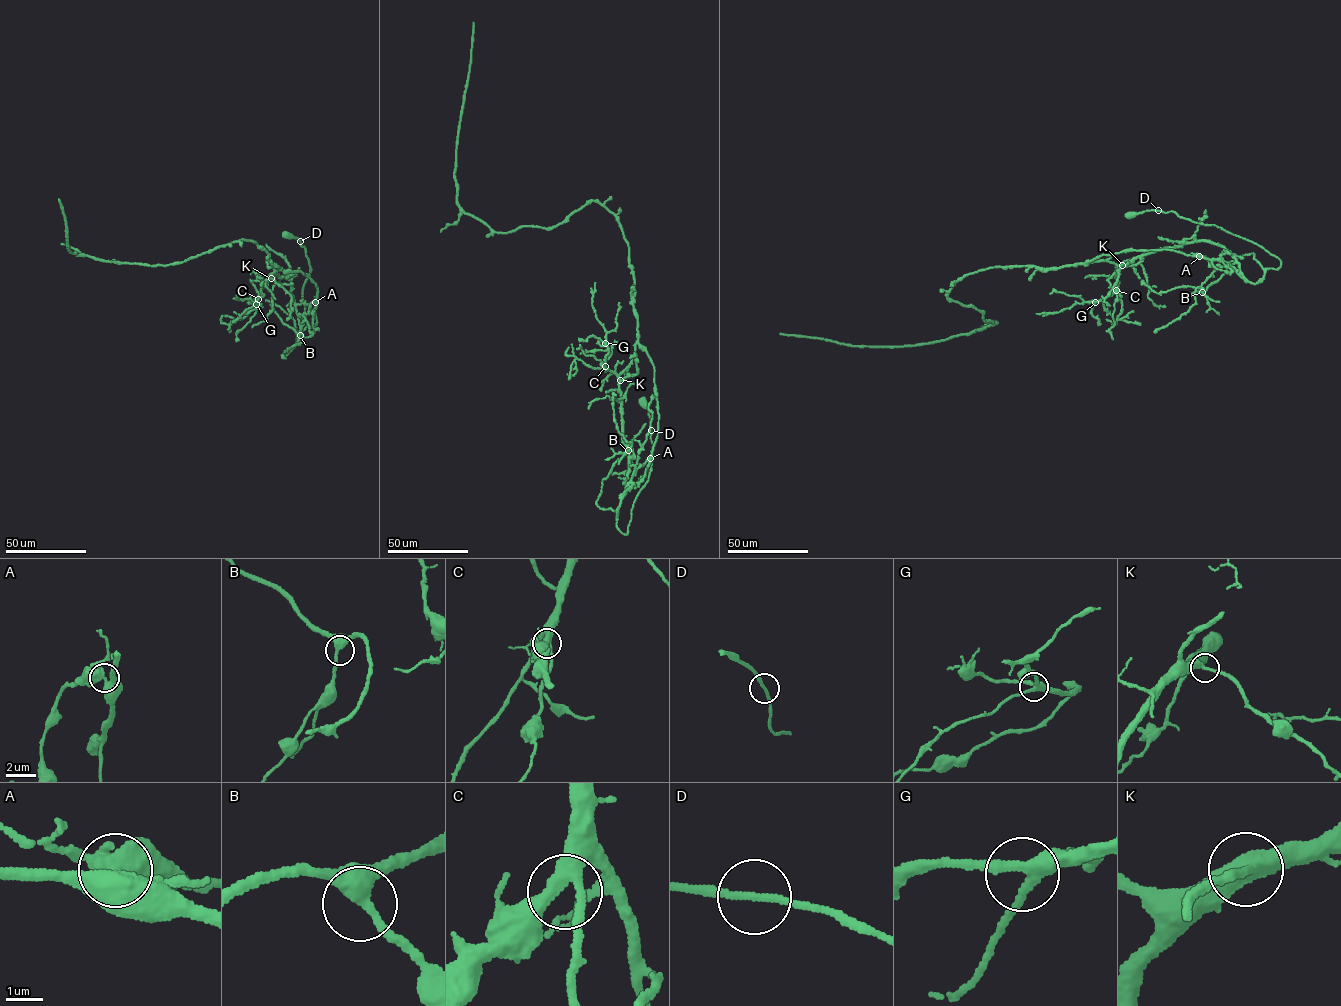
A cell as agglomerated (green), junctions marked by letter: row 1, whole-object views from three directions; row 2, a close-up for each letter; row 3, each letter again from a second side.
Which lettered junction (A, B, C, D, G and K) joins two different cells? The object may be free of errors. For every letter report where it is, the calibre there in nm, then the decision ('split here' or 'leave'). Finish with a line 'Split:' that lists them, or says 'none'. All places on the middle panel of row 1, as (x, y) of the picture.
A: (650, 458) | 600 nm | split here
B: (628, 450) | 380 nm | leave
C: (605, 366) | 340 nm | leave
D: (651, 430) | 180 nm | leave
G: (605, 343) | 320 nm | leave
K: (620, 380) | 360 nm | leave
Split: A

